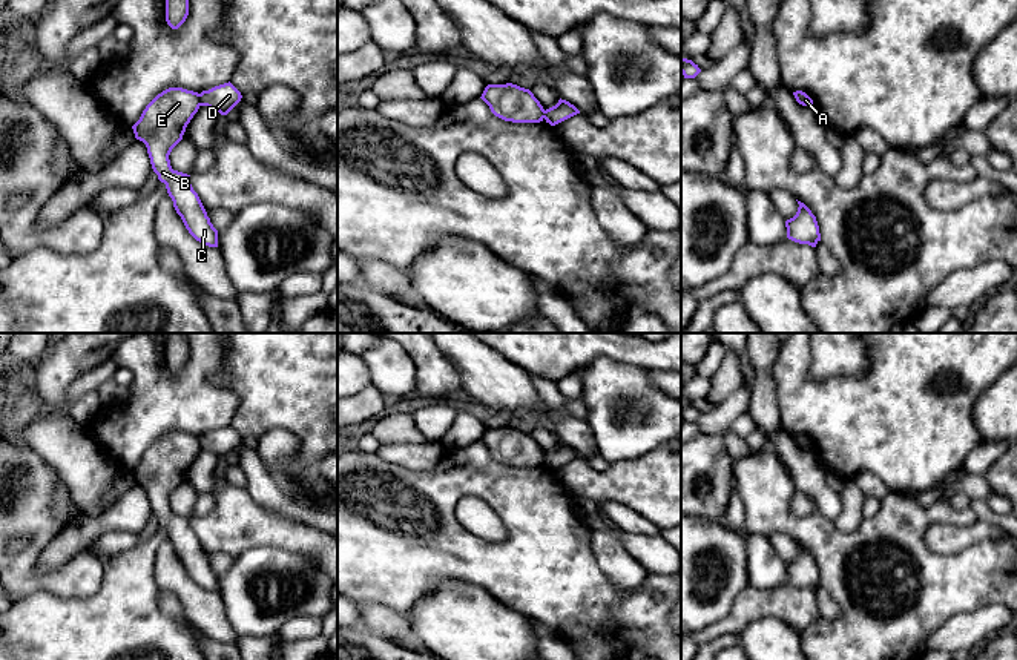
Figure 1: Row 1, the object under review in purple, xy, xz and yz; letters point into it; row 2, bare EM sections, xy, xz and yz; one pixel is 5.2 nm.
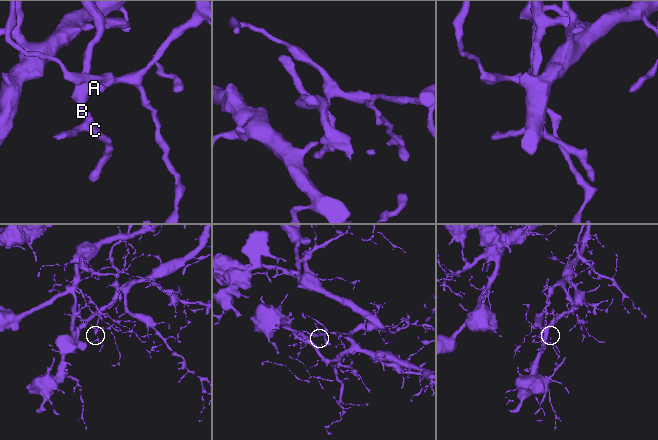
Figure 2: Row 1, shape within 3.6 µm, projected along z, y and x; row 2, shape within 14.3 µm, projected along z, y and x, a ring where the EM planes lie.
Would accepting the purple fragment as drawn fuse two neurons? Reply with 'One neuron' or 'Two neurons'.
Two neurons

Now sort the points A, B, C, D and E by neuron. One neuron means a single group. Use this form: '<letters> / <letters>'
A D / B C E

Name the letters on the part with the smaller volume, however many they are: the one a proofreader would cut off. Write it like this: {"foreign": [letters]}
{"foreign": ["B", "C", "E"]}

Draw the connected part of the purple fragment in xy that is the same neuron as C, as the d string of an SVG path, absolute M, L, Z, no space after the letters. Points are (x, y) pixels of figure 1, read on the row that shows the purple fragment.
M169 87L146 106L132 129L135 138L146 144L152 169L166 184L173 207L189 233L204 246L218 247L218 230L193 190L190 175L173 170L169 160L199 106L198 92Z

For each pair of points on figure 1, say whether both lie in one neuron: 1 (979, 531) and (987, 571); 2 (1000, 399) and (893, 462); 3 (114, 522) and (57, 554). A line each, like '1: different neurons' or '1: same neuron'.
1: different neurons
2: different neurons
3: same neuron

